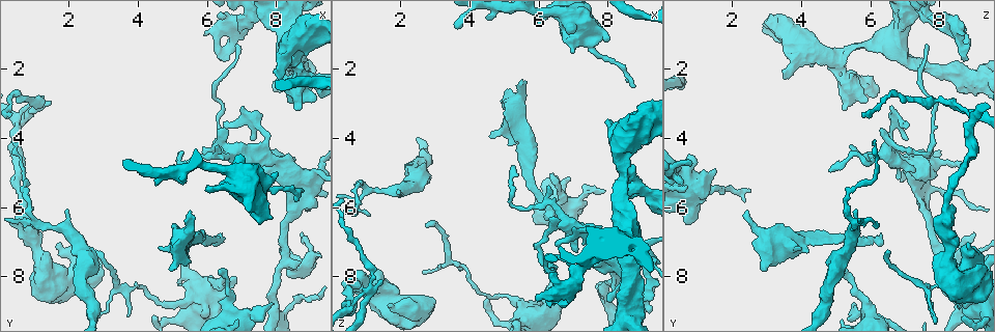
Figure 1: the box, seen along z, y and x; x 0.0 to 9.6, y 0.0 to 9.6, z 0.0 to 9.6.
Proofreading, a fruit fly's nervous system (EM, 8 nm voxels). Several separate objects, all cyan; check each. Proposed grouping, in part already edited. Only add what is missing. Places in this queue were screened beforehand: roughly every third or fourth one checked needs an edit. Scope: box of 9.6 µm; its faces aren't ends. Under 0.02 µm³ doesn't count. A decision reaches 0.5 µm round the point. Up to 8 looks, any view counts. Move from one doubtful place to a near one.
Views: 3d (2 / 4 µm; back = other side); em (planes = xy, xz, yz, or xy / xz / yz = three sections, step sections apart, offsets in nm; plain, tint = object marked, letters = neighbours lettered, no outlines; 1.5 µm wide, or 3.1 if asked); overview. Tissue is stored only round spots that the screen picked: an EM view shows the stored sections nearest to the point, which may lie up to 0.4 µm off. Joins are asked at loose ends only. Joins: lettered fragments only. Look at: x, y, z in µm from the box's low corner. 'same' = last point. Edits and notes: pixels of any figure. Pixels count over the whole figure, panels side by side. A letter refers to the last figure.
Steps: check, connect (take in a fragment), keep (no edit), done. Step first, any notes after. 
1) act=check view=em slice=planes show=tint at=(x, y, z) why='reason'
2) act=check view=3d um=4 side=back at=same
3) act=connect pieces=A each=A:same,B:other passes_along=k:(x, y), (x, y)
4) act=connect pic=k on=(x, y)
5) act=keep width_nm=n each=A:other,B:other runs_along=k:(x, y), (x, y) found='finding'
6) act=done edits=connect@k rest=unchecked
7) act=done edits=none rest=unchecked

act=check view=em slice=yz step=4 show=letters at=(6.35, 7.85, 4.95)

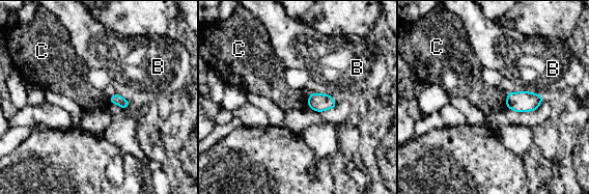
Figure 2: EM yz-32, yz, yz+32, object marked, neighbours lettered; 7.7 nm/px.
act=keep each=B:other,C:other border=2:(507, 93), (505, 107) found='no lettered fragment goes on from it'

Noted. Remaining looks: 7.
act=check view=3d um=2 at=(5.55, 6.05, 2.50) why='branch stops here'

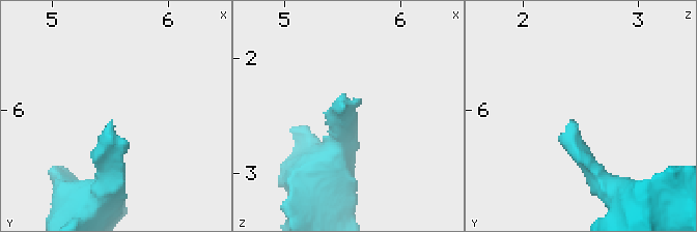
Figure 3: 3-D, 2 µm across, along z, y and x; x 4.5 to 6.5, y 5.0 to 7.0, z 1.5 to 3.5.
act=check view=em slice=xz step=8 show=letters at=(5.50, 6.14, 2.48)

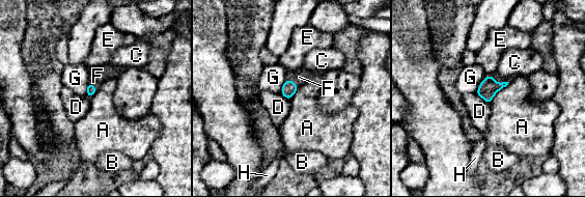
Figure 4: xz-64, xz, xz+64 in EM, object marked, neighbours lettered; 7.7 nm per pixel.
act=connect pieces=F each=A:other,B:other,C:other,D:other,E:other,F:same,G:other,H:other found='it goes on there'

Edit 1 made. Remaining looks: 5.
act=check view=em slice=planes show=letters at=(5.95, 1.00, 8.65) why='thick end'

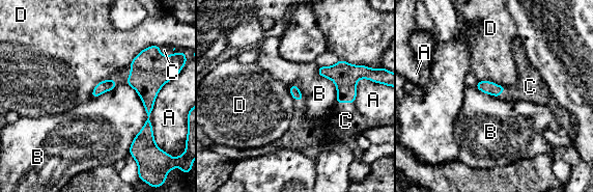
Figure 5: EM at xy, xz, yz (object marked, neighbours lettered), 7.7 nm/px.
act=connect pieces=C each=A:other,B:other,C:same,D:other found='the neuron continues'

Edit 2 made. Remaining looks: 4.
act=done edits=connect@4,connect@5 rest=unchecked

